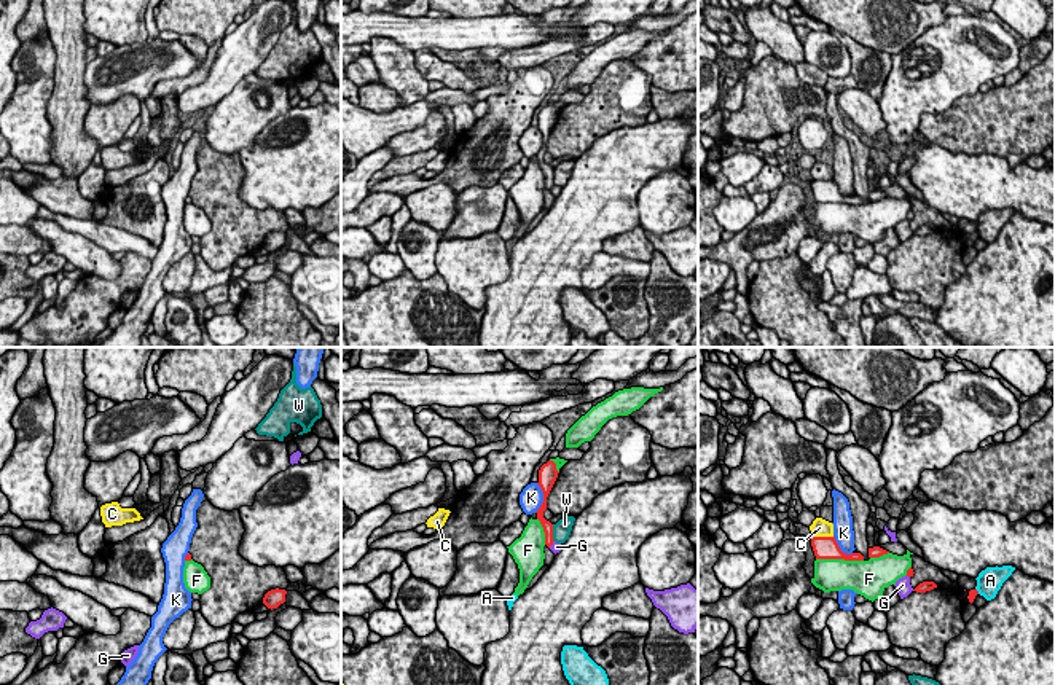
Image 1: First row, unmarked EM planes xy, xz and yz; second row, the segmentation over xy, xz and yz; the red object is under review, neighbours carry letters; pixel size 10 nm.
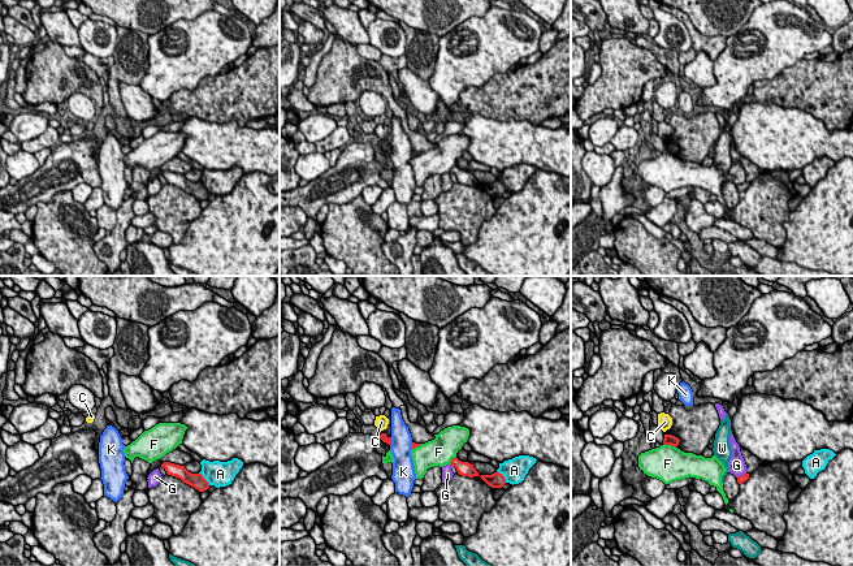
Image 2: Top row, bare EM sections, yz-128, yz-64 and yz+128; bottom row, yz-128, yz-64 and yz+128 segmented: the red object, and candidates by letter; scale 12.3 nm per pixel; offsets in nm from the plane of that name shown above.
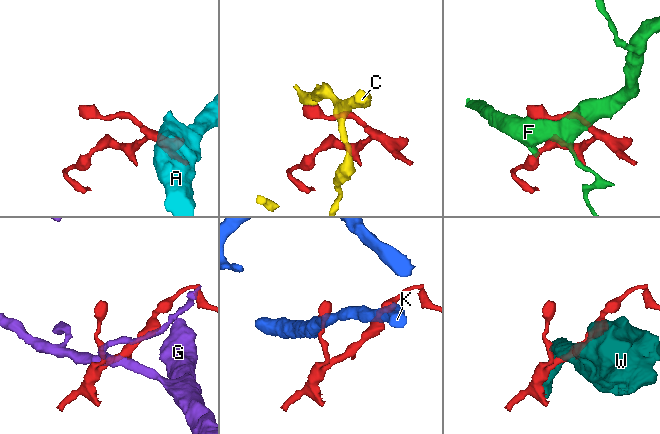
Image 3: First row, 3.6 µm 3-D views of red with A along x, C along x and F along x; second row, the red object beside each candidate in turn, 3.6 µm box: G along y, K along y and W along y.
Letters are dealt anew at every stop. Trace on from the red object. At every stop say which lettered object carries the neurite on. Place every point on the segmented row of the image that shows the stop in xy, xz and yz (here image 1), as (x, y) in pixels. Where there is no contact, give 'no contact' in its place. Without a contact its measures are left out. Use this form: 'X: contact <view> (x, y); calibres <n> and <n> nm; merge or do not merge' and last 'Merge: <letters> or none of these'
A: contact yz (977, 591); calibres 90 and 260 nm; do not merge
C: contact yz (823, 537); calibres 220 and 190 nm; do not merge
F: contact yz (840, 558); calibres 220 and 320 nm; do not merge
G: contact xz (552, 544); calibres 100 and 100 nm; do not merge
K: contact xz (544, 497); calibres 190 and 240 nm; do not merge
W: contact xz (552, 532); calibres 100 and 190 nm; do not merge
Merge: none of these

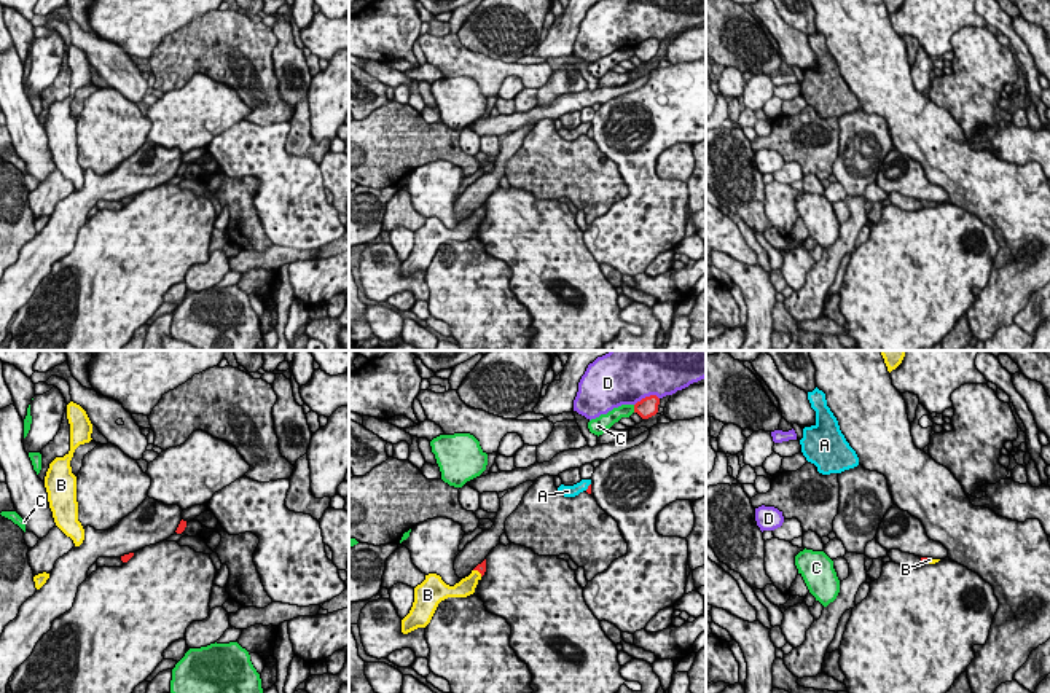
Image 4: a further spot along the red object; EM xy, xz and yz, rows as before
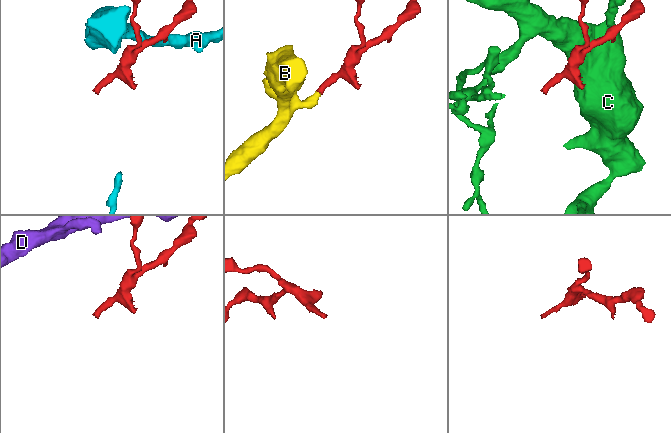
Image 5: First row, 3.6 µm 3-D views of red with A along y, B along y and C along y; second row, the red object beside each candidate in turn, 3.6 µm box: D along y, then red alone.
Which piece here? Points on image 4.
A: contact xz (588, 486); calibres 50 and 130 nm; do not merge
B: contact xz (478, 571); calibres 100 and 180 nm; merge
C: contact xz (634, 408); calibres 200 and 140 nm; do not merge
D: contact xz (646, 397); calibres 200 and 500 nm; do not merge
Merge: B

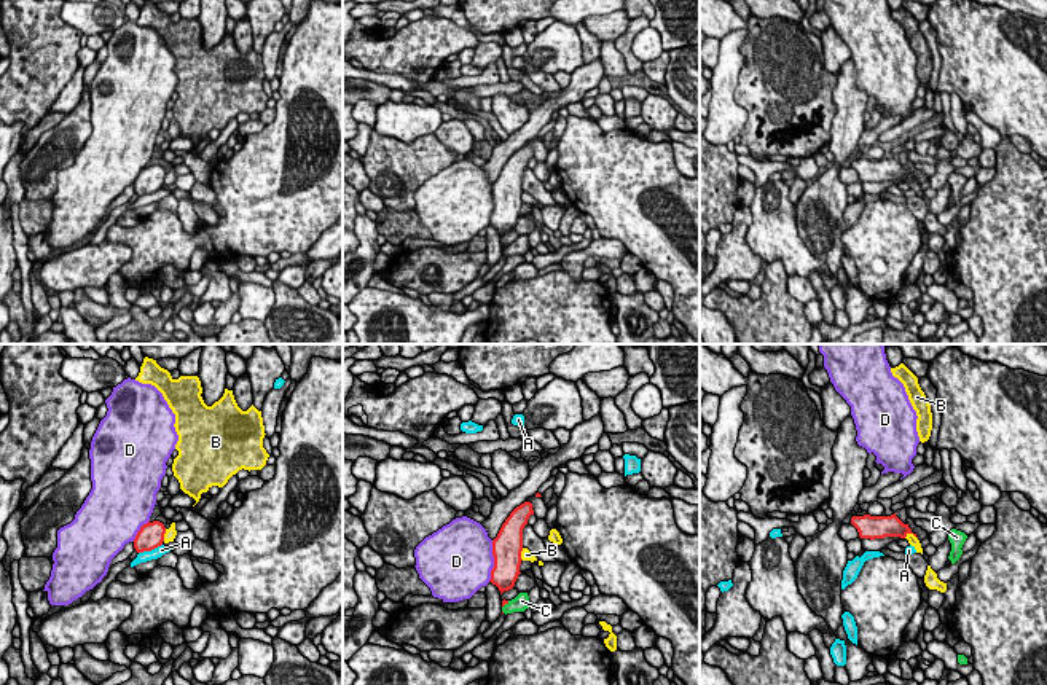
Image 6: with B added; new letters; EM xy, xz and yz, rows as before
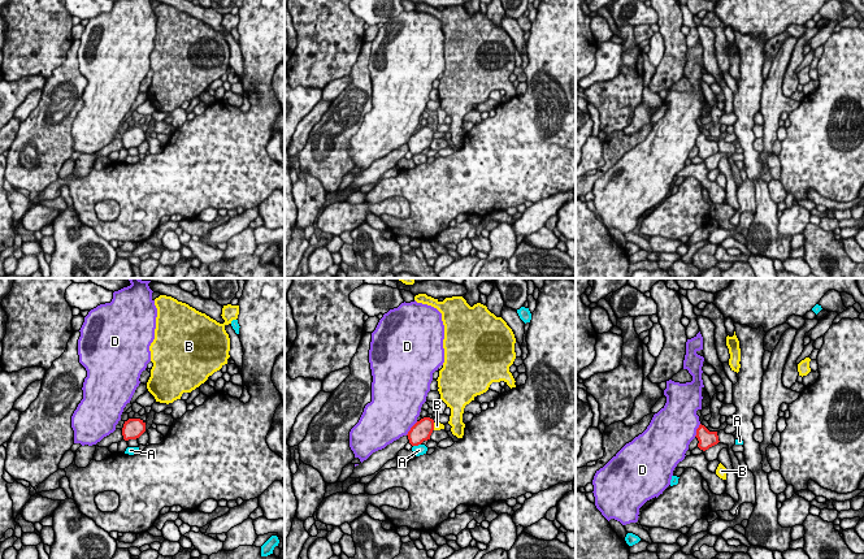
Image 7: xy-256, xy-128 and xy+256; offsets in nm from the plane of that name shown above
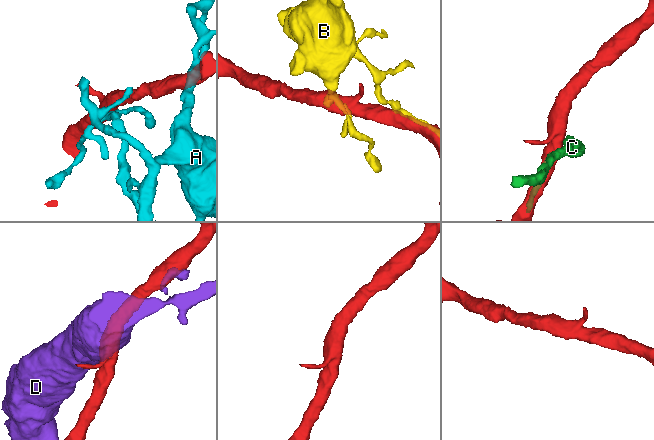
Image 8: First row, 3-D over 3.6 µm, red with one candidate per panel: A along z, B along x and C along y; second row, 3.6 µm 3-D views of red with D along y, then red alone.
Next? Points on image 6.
A: contact xy (150, 550); calibres 260 and 100 nm; do not merge
B: contact yz (910, 532); calibres 220 and 90 nm; do not merge
C: contact xz (505, 602); calibres 50 and 160 nm; do not merge
D: contact xz (494, 561); calibres 300 and 460 nm; do not merge
Merge: none of these

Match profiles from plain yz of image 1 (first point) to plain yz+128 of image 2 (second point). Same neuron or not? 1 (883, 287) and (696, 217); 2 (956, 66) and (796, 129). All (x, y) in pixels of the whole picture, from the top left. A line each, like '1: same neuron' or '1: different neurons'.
1: same neuron
2: different neurons

